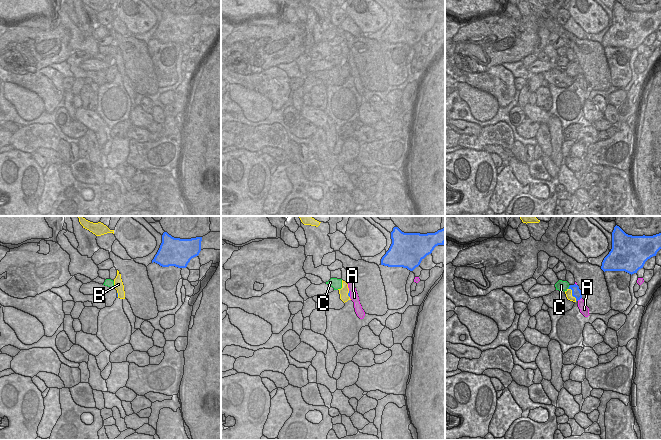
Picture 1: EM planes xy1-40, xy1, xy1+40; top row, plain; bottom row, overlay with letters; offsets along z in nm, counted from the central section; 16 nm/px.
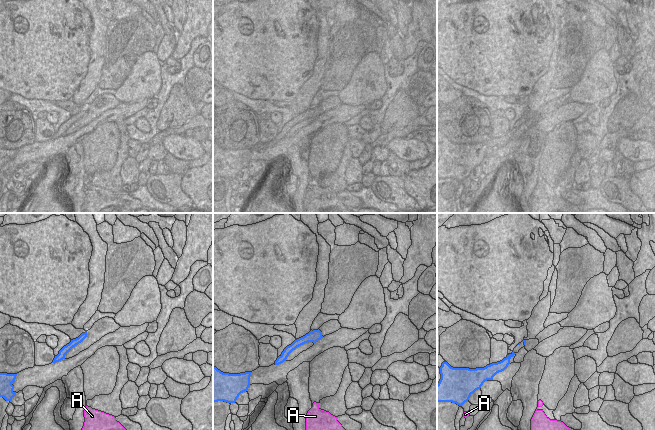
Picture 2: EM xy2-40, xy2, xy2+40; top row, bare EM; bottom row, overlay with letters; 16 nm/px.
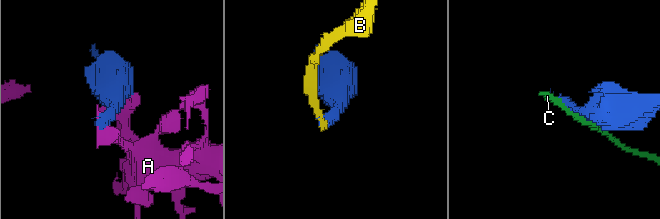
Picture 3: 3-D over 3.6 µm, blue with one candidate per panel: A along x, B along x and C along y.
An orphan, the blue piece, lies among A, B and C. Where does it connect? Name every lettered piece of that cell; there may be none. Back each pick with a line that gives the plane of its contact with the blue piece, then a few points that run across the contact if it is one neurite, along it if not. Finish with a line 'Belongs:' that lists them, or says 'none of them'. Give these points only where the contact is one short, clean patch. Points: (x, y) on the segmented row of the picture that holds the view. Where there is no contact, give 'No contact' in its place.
Belongs: none of them.

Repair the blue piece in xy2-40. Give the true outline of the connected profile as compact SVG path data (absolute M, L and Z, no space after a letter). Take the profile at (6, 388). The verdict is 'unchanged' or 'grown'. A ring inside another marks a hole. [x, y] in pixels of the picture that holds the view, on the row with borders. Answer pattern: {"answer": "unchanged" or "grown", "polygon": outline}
{"answer": "unchanged", "polygon": "M0 373L0 397L6 401L11 401L16 395L13 391L14 386L12 383L15 381L17 374Z"}

